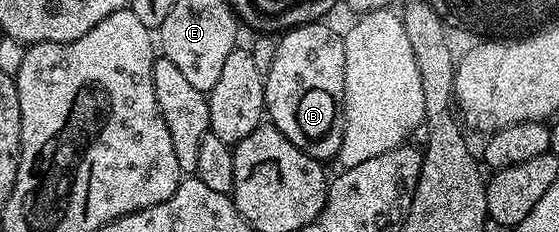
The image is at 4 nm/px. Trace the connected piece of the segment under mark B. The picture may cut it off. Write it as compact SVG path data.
M324 21L294 27L279 36L274 61L264 76L264 110L273 127L279 129L302 153L321 161L335 160L344 136L344 41Z

